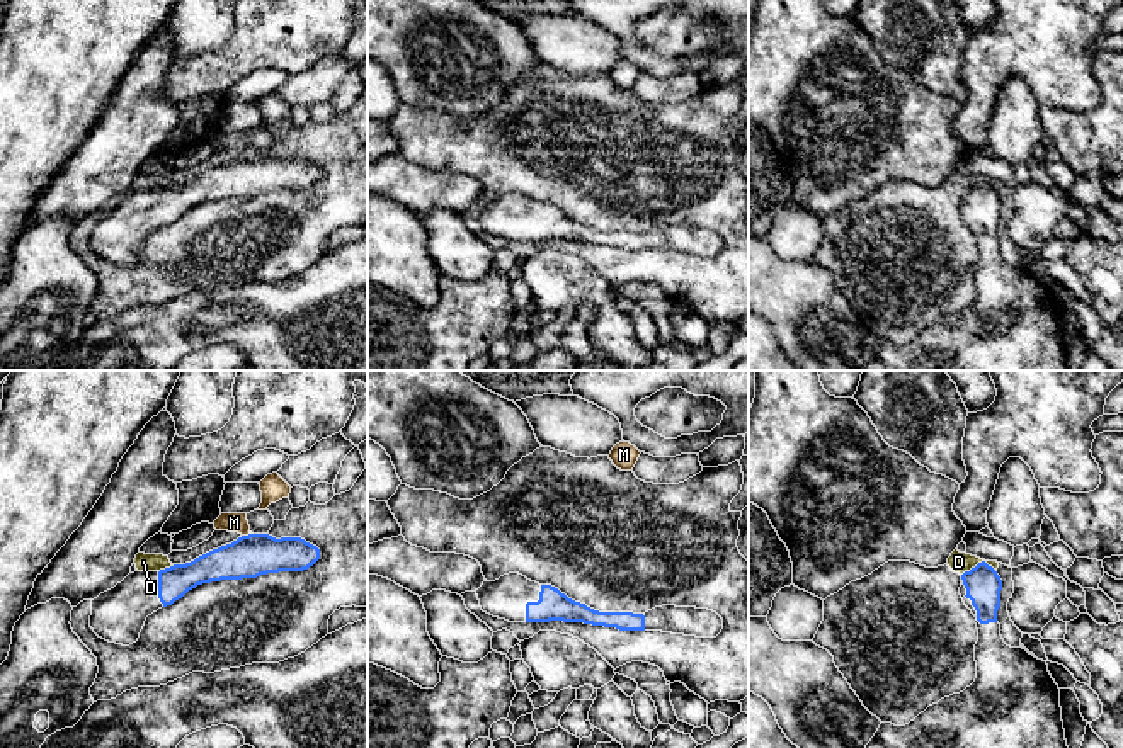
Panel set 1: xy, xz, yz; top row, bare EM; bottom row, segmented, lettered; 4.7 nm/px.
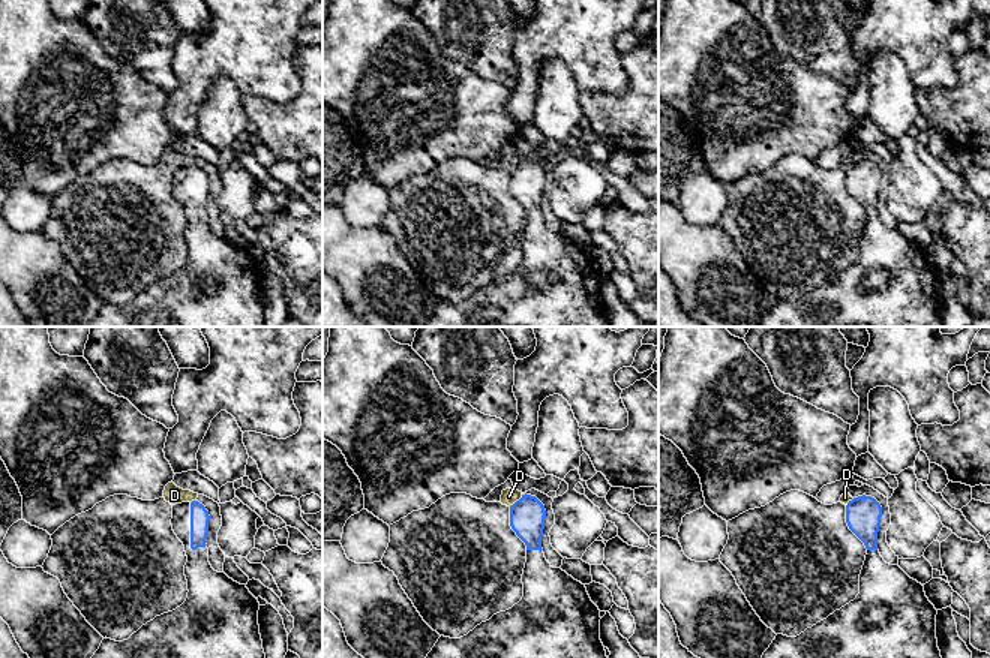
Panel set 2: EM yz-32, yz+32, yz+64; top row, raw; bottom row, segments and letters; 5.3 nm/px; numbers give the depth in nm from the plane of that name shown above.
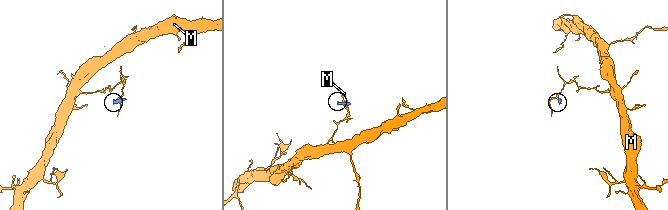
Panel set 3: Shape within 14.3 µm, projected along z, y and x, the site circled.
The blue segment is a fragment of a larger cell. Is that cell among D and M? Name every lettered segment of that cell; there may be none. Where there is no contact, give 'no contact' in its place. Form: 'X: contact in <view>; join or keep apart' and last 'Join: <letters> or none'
D: contact in yz; keep apart
M: contact in xy; keep apart
Join: none

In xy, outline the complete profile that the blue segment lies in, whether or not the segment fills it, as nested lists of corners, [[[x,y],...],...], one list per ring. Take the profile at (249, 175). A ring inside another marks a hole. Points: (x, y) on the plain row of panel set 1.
[[[242,155],[191,182],[129,192],[92,219],[90,246],[109,262],[129,265],[138,260],[148,235],[172,224],[197,204],[303,190],[318,178],[320,168],[301,156]]]

